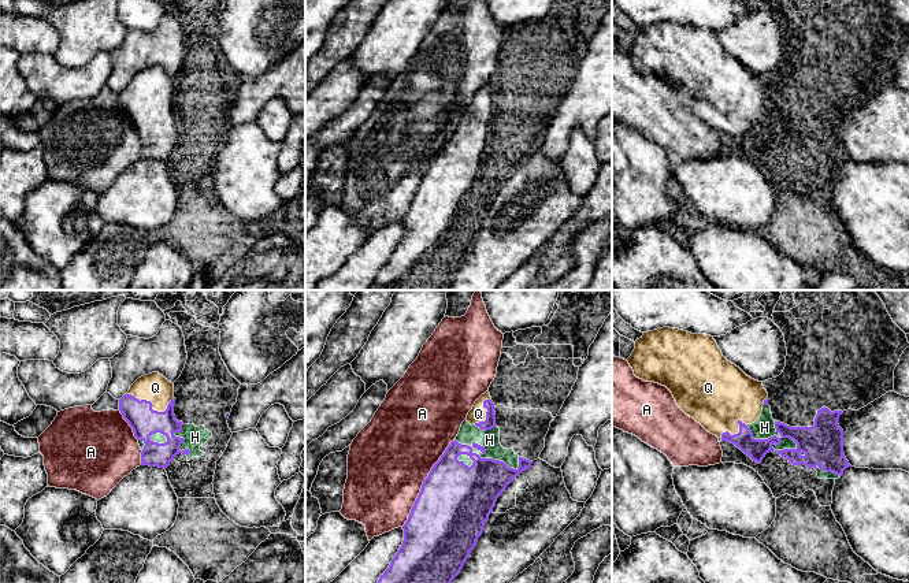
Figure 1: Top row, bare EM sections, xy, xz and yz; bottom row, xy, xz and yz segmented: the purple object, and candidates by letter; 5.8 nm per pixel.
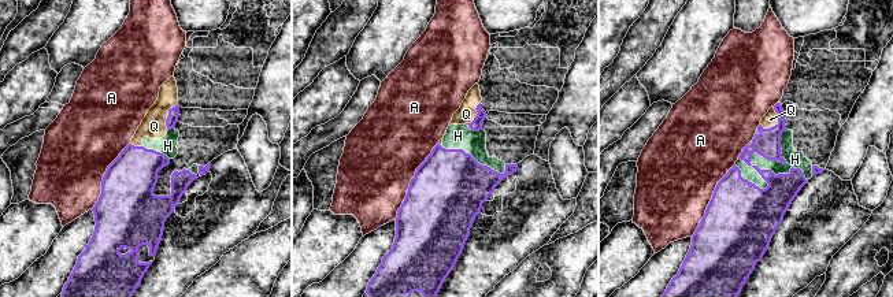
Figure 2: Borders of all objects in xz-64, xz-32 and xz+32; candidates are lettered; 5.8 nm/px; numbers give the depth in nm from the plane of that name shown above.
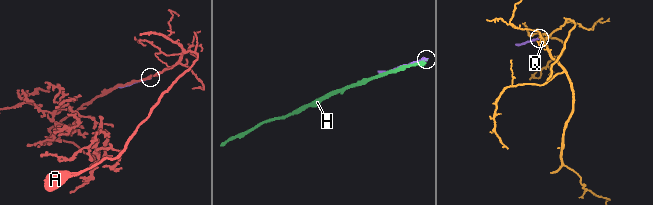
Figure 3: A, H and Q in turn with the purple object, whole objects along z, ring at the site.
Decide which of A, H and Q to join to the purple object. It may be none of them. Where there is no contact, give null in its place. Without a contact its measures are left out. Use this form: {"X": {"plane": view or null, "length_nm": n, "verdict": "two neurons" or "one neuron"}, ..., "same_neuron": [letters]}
{"A": {"plane": "xz", "length_nm": 600, "verdict": "two neurons"}, "H": {"plane": "yz", "length_nm": 340, "verdict": "two neurons"}, "Q": {"plane": "xy", "length_nm": 280, "verdict": "one neuron"}, "same_neuron": ["Q"]}

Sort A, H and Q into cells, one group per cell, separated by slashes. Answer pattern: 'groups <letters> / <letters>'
groups A / H / Q

